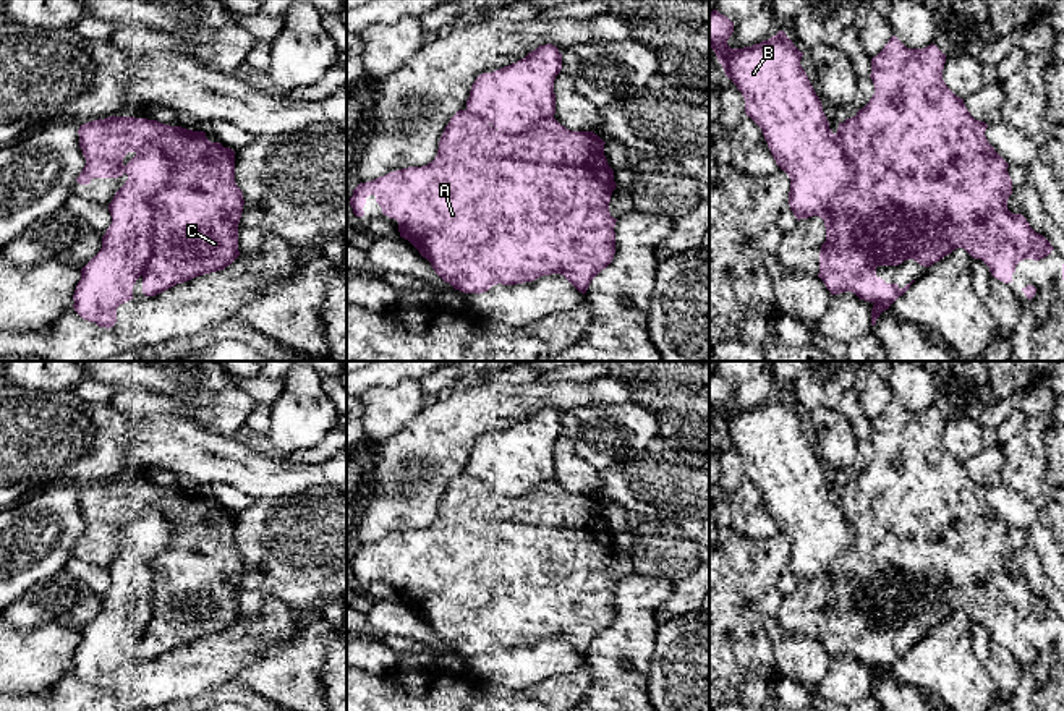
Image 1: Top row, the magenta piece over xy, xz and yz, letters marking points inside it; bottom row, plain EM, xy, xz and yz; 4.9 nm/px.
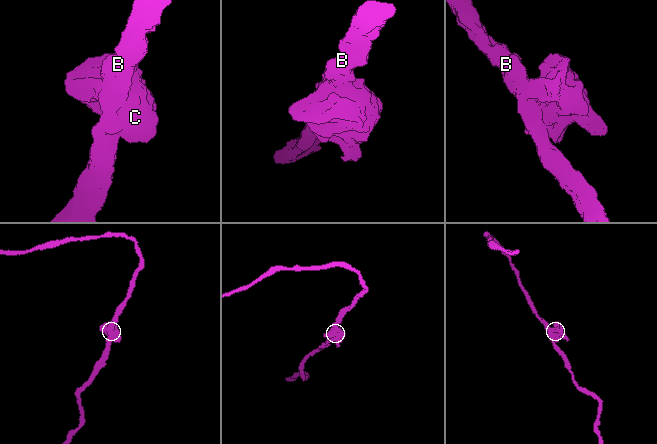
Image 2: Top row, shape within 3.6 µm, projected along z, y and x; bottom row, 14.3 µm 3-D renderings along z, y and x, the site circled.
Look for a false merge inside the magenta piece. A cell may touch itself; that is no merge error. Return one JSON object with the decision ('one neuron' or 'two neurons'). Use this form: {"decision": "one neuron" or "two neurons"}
{"decision": "two neurons"}

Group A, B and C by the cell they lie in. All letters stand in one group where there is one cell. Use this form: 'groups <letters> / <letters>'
groups A C / B

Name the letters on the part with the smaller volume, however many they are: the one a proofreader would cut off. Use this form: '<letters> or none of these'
A, C

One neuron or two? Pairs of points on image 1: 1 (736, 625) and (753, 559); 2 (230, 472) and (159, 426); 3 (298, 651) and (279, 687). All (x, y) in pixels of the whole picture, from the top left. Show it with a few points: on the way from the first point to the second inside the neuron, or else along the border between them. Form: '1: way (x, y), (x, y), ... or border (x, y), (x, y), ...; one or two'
1: way (736, 609), (737, 575); one
2: way (212, 459), (198, 455), (177, 444); one
3: way (298, 659), (287, 679); one

